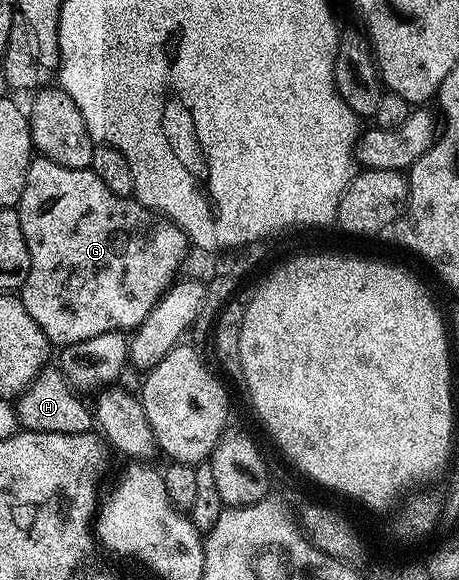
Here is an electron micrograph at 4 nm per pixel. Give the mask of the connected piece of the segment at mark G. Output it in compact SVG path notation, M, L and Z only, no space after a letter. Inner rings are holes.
M41 155L30 162L28 183L24 183L24 195L20 195L16 208L28 243L31 267L20 296L24 307L28 307L28 315L36 319L40 331L44 331L54 347L75 345L113 329L137 329L179 276L178 268L188 250L184 231L168 218L153 213L134 197L121 197L108 191L100 175L92 171L69 169Z

